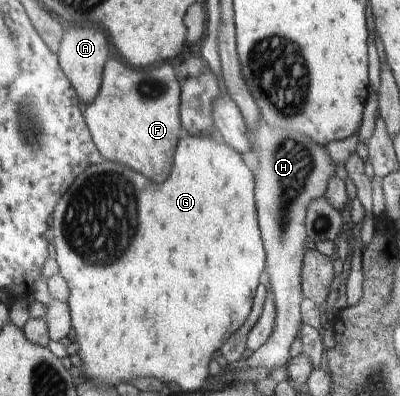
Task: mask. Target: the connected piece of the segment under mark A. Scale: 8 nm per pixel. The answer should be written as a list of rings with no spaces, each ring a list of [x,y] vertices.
[[[70,28],[60,44],[57,57],[60,68],[71,82],[72,88],[85,104],[90,104],[100,92],[101,80],[106,61],[110,58],[110,48],[102,28]]]

